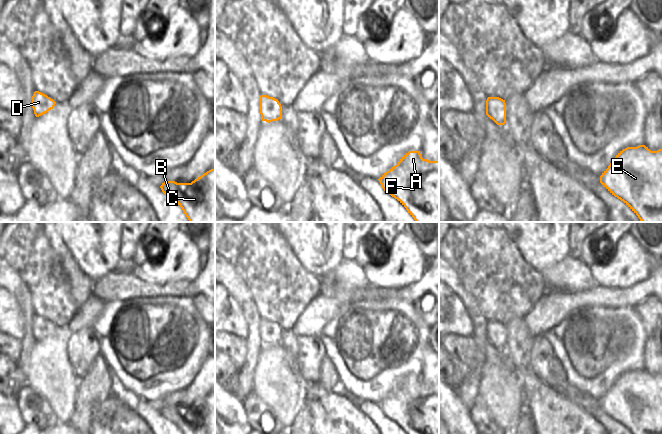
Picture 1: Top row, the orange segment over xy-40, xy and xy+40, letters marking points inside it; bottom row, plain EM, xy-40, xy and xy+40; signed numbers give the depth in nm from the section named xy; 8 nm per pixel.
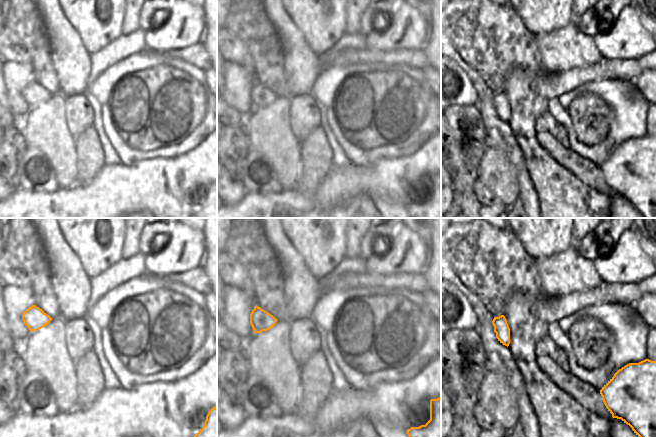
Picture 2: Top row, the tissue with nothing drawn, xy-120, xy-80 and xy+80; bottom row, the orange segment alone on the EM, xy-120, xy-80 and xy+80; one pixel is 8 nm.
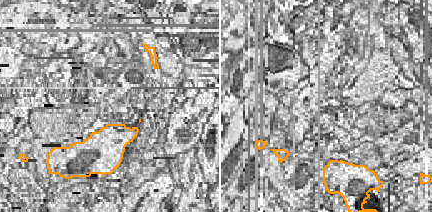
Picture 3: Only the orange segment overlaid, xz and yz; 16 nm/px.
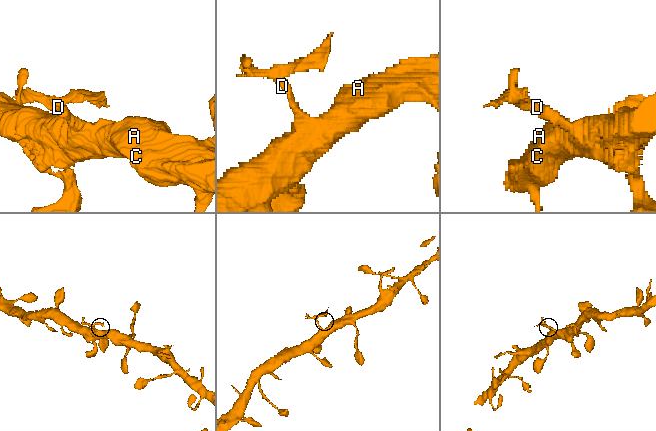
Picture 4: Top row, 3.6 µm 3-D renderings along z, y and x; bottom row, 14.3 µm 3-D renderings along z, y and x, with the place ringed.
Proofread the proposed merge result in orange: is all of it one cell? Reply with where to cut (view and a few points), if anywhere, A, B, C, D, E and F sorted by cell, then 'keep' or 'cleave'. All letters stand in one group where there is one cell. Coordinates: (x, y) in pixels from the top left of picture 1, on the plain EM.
cut xy (278, 326), (272, 330), (272, 342), (266, 345); groups A B C E F / D; cleave

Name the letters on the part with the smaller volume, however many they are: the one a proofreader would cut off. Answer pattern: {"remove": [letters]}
{"remove": ["D"]}

